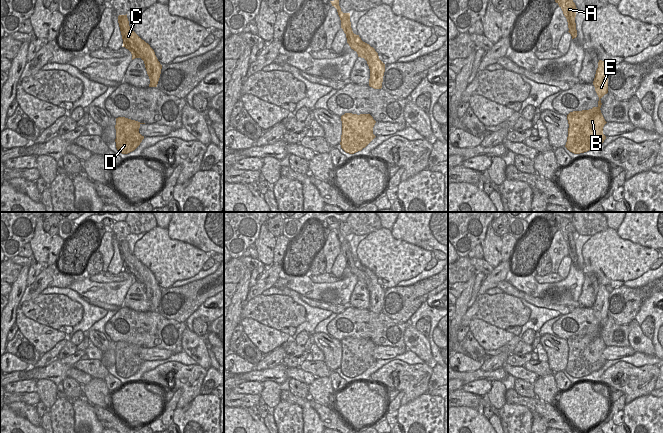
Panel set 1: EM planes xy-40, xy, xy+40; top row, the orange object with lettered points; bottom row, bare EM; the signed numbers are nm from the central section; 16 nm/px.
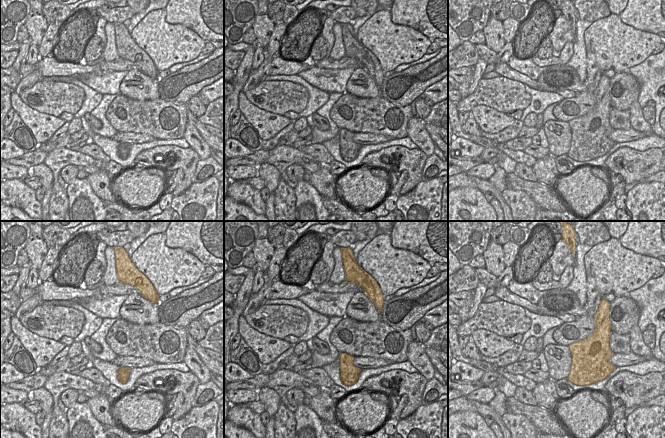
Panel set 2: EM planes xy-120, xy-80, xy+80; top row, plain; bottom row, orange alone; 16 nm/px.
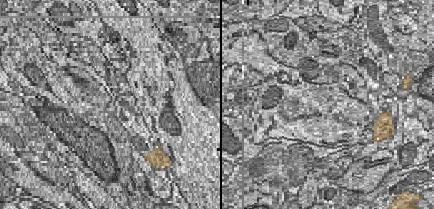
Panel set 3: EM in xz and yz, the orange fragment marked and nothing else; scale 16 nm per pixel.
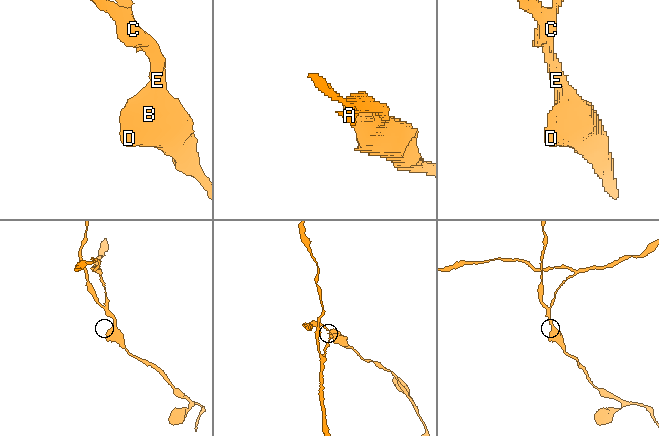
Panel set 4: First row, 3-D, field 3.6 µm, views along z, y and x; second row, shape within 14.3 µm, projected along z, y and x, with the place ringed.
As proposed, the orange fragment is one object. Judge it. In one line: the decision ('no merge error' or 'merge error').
merge error

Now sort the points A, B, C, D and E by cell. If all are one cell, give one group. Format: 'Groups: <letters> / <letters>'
Groups: A / B C D E.

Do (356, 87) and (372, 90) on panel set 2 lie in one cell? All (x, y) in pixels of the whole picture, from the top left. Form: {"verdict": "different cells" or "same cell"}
{"verdict": "same cell"}

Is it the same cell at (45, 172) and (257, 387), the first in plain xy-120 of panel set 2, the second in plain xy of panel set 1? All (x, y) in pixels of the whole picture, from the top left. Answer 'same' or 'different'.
different

